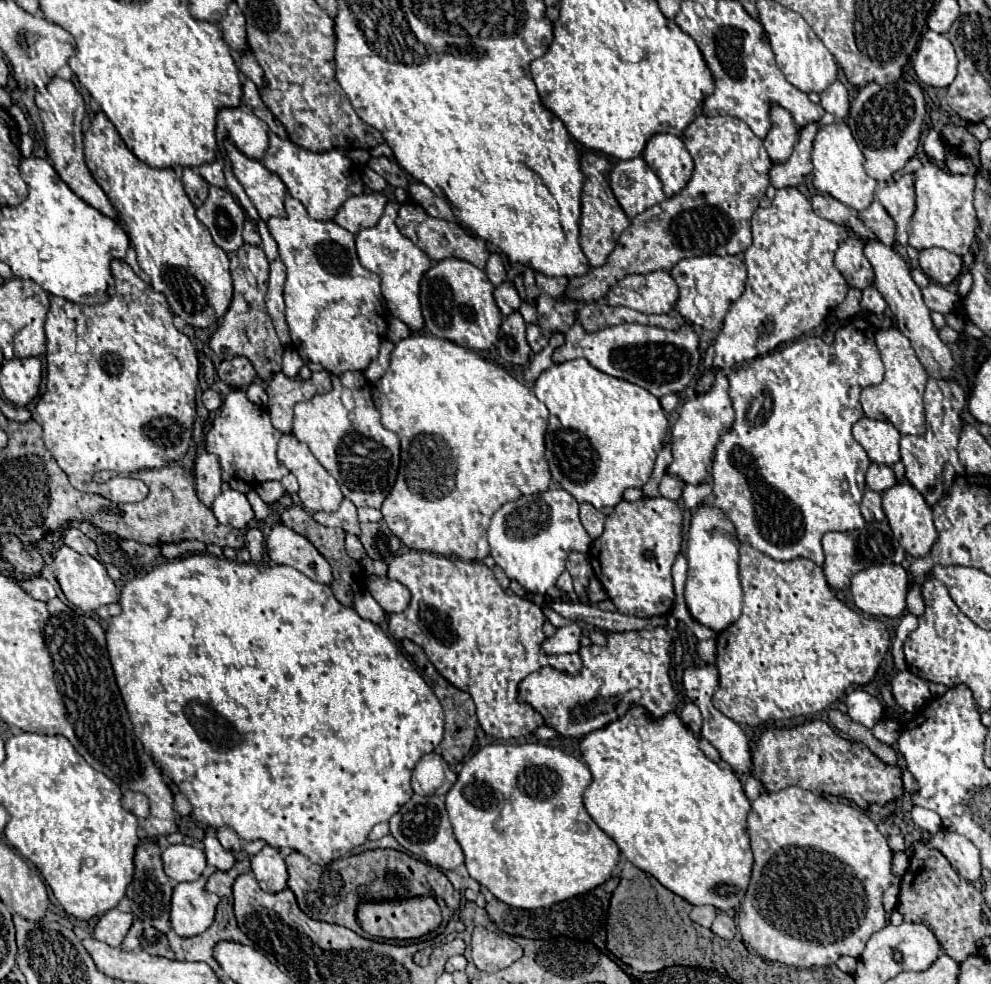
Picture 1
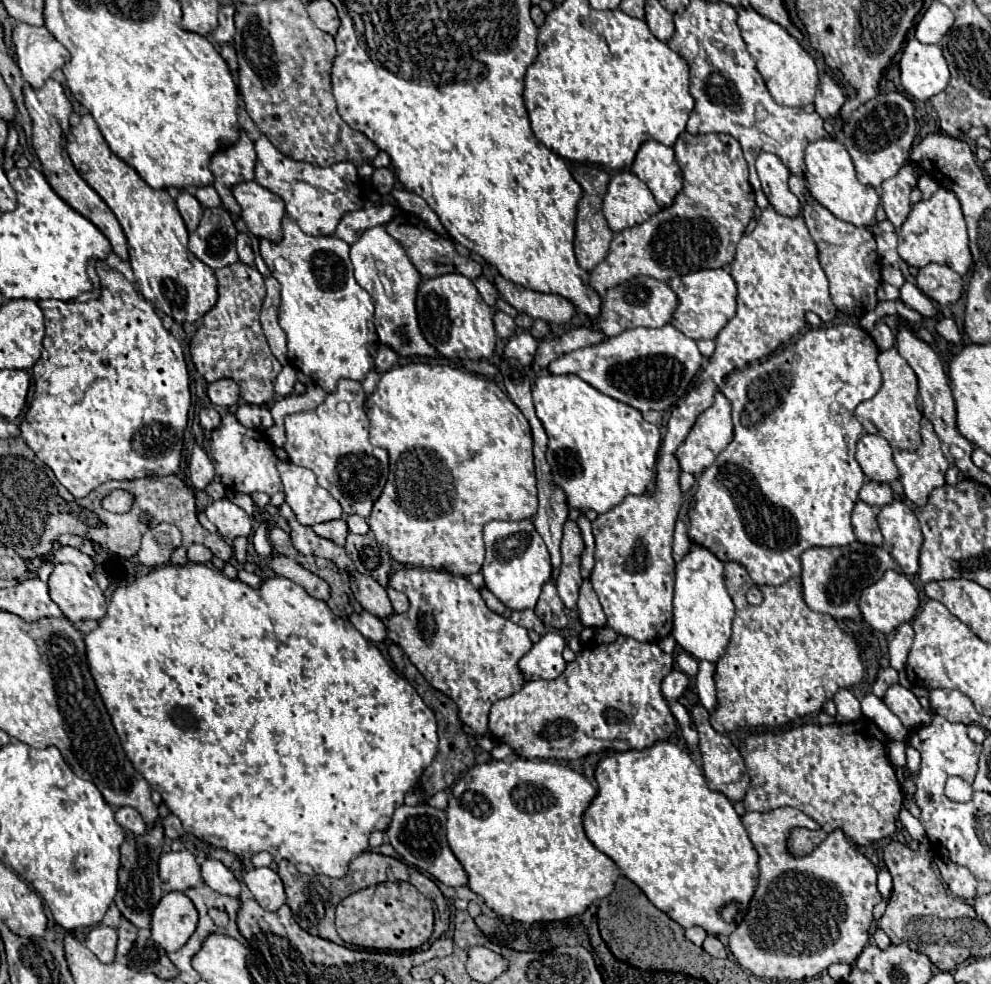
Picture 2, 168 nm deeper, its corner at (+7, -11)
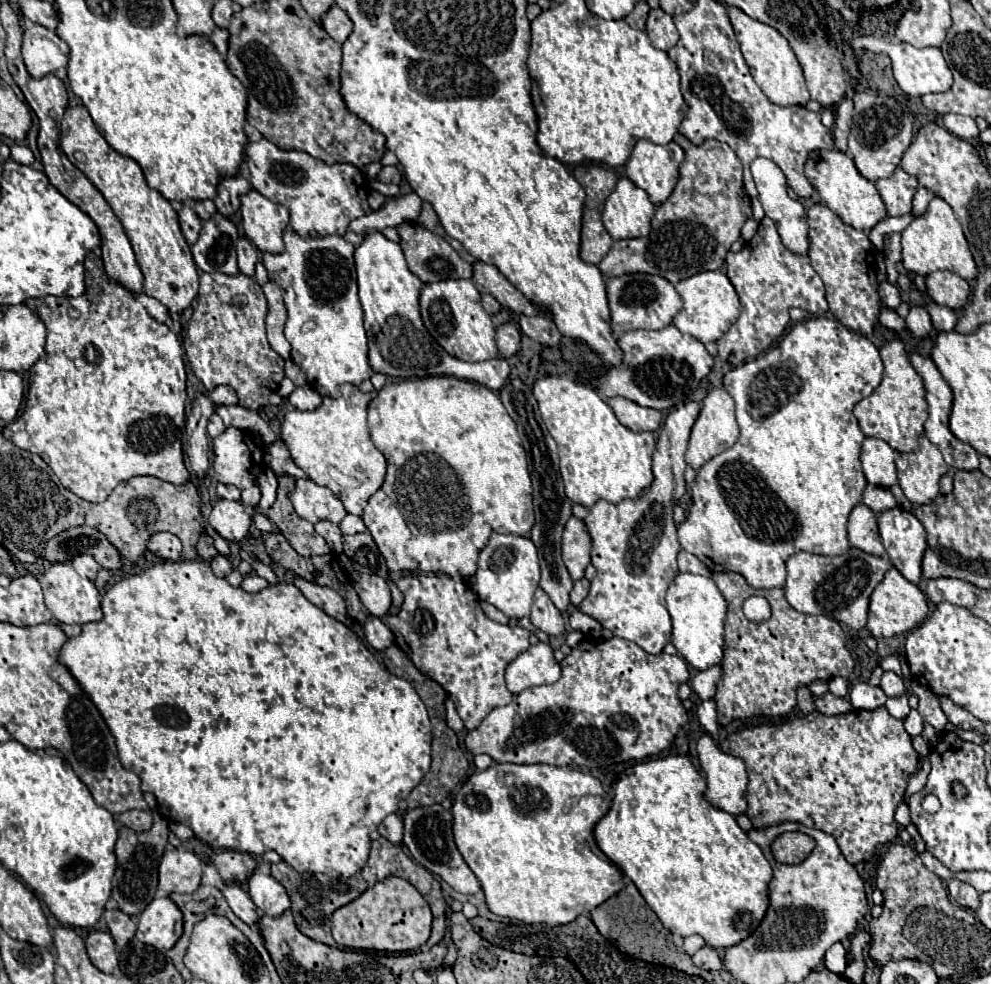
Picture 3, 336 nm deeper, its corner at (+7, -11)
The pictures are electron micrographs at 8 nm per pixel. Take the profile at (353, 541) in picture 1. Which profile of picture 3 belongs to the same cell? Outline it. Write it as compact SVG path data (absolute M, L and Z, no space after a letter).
M283 475L279 477L279 489L277 489L277 501L269 507L267 517L281 529L289 545L301 555L301 557L315 557L329 553L329 545L325 539L321 539L313 525L305 519L301 519L289 501L289 491L293 489L293 477Z

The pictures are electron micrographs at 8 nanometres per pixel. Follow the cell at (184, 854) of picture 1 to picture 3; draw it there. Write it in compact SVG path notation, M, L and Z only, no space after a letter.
M185 849L165 851L159 863L159 889L171 893L193 893L201 883L201 861Z

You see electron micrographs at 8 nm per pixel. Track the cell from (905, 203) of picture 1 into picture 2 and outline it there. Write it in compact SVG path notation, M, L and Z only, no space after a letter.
M905 163L893 179L887 179L885 183L881 183L883 209L887 213L887 219L897 229L901 229L903 221L907 219L907 215L911 211L909 195L917 187L917 177L919 177L917 171L909 163Z

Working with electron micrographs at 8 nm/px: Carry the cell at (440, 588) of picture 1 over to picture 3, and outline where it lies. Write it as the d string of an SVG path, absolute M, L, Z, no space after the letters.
M409 573L397 579L395 585L405 595L401 611L387 617L387 625L395 635L395 643L425 677L437 681L449 693L465 727L477 729L493 707L507 705L515 699L515 693L511 693L505 685L505 669L517 655L529 649L531 633L519 625L501 625L489 619L479 607L479 597L463 583L463 579L453 579L449 575Z

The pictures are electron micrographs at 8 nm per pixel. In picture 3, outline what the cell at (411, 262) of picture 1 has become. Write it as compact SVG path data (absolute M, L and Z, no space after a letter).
M371 233L363 239L363 243L355 249L355 267L357 267L357 285L359 285L359 299L363 305L363 313L365 313L365 331L367 331L367 339L369 339L369 363L373 367L373 371L385 373L389 377L429 377L429 375L453 375L459 379L469 379L469 381L477 381L493 391L497 391L505 379L511 373L509 361L505 357L495 357L489 361L481 361L481 363L467 363L461 359L451 357L425 329L421 315L419 315L419 293L423 287L423 281L419 281L419 277L415 277L409 267L407 261L403 257L403 251L399 247L399 243L387 239L383 233Z

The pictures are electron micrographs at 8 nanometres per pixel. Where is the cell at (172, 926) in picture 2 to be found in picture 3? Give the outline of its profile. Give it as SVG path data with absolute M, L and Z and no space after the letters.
M153 899L139 915L135 937L155 949L171 949L183 933L183 913L169 899Z

